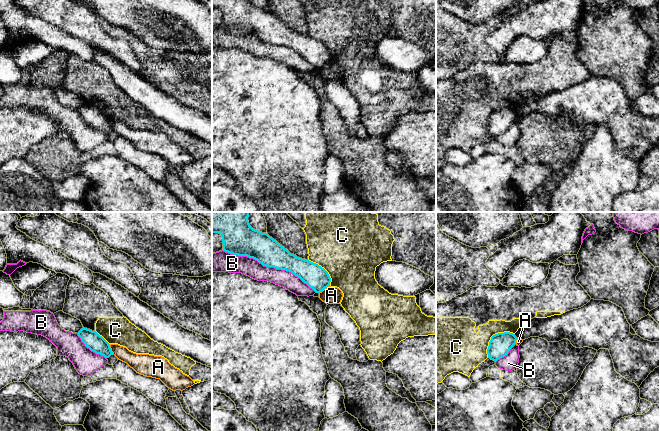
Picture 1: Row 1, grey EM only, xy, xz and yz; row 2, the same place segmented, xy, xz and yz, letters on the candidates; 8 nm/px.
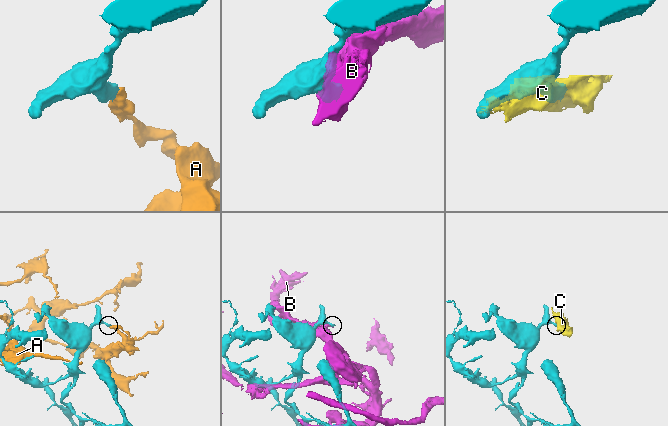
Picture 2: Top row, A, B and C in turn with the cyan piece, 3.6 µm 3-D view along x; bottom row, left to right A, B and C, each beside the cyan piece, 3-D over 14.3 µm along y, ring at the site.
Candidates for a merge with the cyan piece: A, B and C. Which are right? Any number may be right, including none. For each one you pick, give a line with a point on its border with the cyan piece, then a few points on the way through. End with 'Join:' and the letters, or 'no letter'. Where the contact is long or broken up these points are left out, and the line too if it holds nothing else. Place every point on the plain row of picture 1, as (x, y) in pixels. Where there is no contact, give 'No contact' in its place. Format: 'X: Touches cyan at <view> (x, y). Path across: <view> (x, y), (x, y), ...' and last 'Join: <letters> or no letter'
Join: no letter

